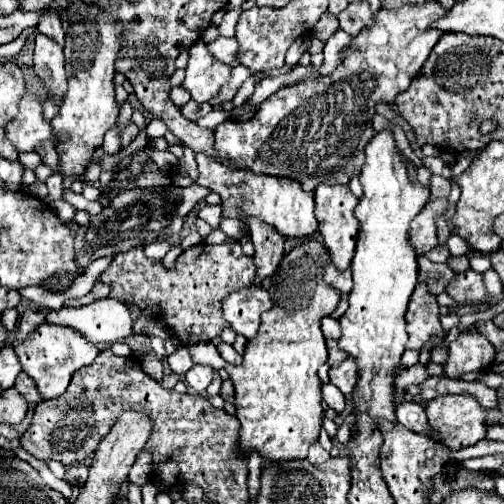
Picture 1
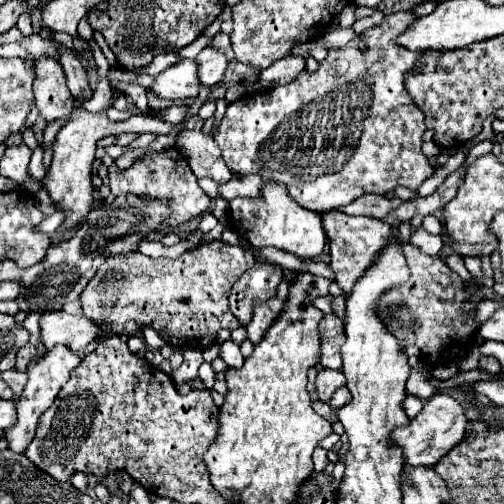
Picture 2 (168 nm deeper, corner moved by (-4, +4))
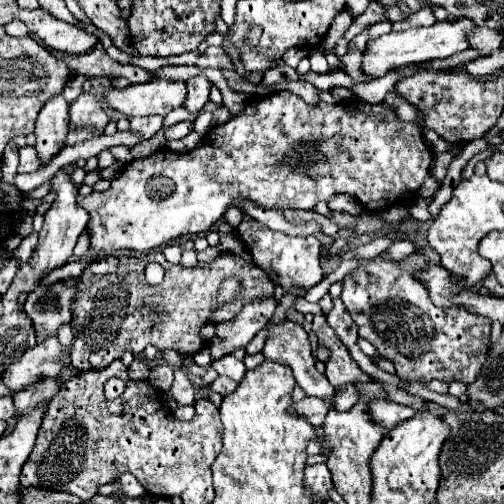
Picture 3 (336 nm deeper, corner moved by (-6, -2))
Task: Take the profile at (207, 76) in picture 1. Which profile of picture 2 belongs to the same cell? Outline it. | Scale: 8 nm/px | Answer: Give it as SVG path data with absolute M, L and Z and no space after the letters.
M181 60L179 64L171 66L169 70L155 76L155 82L151 88L171 100L183 100L183 98L195 98L201 90L199 82L199 64L195 60Z

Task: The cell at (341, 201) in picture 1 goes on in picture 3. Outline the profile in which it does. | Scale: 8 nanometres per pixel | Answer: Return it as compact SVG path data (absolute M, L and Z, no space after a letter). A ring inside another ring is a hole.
M417 254L407 256L403 262L387 262L377 256L345 276L341 300L359 326L359 336L371 342L383 358L395 364L399 380L423 384L431 380L471 384L479 376L491 346L491 320L457 306L449 310L437 308L423 282L413 278L413 272L425 264L427 260ZM387 302L393 302L393 306L383 306L383 318L373 318L371 314L381 308L377 304Z

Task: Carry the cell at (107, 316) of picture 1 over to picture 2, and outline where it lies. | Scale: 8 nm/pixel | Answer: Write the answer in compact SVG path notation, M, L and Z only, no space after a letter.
M53 310L41 316L41 342L45 348L65 344L71 350L83 350L93 340L101 338L101 326L83 314L67 314L63 310Z

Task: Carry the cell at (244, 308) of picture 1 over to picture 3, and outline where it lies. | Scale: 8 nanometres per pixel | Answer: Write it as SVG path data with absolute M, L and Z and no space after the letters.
M285 320L285 322L279 324L279 326L271 326L271 328L269 328L267 344L265 344L265 348L263 348L263 354L265 354L265 358L269 358L269 360L273 360L273 362L279 362L279 364L289 366L289 368L293 370L293 376L295 376L297 384L305 390L307 396L317 396L317 398L323 398L323 400L327 400L327 402L333 404L335 388L329 384L329 380L327 380L325 374L317 372L315 360L313 360L313 356L311 356L311 344L309 344L309 340L307 340L307 332L305 332L299 324Z

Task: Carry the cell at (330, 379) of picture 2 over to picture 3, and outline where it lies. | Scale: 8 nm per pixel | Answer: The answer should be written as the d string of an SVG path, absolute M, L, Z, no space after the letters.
M303 398L301 402L293 402L291 408L287 412L291 412L293 416L303 416L311 426L321 426L327 412L331 410L331 406L325 402L325 400L319 400L319 398Z

